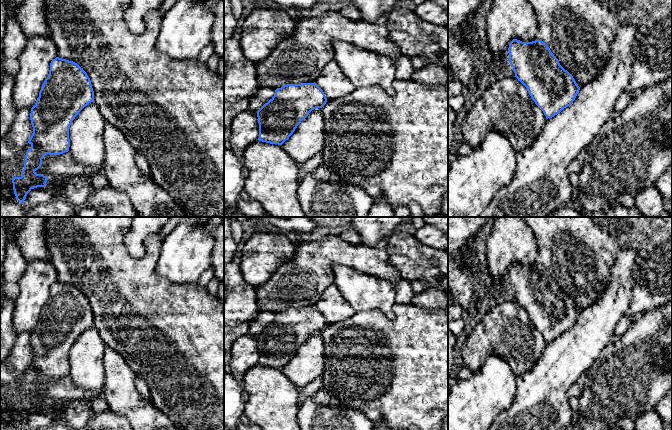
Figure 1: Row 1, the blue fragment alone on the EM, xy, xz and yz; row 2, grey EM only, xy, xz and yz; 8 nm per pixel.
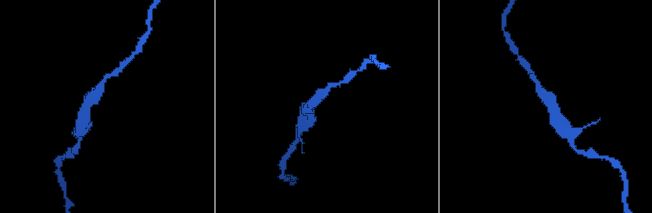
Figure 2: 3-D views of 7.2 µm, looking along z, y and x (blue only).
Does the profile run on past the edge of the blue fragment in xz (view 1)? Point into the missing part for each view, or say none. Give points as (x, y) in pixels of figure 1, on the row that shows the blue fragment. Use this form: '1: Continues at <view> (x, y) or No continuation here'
1: No continuation here

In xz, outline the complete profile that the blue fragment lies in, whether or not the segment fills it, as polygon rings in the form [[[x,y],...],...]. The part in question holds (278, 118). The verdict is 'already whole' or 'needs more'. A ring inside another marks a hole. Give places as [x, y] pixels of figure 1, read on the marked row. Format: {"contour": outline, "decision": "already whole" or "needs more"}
{"contour": [[[314,83],[287,84],[275,90],[274,96],[258,111],[259,141],[282,145],[293,134],[297,126],[316,109],[327,102],[323,90]]], "decision": "already whole"}

